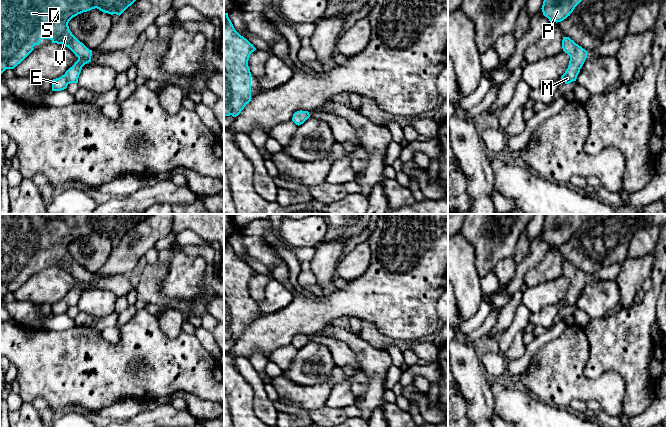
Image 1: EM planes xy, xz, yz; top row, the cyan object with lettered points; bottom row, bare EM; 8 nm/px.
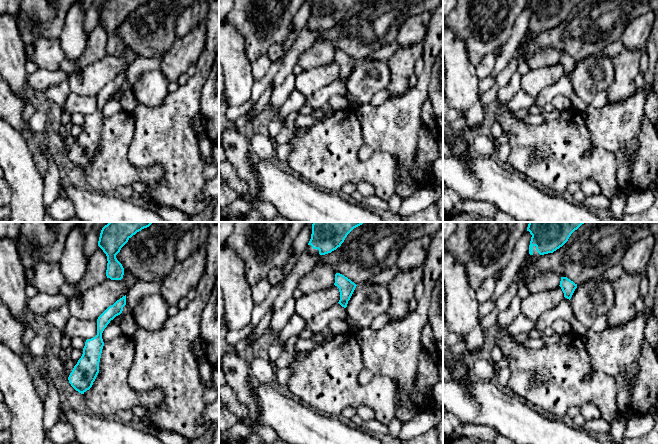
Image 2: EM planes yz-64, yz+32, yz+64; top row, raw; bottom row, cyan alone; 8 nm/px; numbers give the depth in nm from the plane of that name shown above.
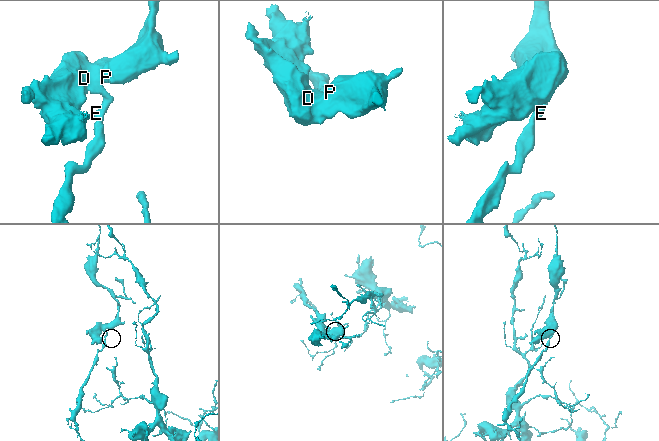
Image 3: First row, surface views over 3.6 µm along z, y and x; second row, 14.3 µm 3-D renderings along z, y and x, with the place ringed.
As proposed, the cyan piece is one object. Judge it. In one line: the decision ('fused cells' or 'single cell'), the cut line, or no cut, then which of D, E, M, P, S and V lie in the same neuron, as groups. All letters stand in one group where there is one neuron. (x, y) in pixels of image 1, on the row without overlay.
single cell; no cut; D E M P S V

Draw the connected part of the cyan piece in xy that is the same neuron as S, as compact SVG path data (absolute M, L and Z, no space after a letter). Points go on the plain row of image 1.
M0 214L0 297L14 293L42 263L50 263L52 267L65 269L78 281L64 299L52 304L52 315L61 315L70 307L78 307L82 291L91 286L92 274L72 258L69 245L78 238L95 232L120 240L150 215L152 214L58 214L53 219L46 219L41 214Z

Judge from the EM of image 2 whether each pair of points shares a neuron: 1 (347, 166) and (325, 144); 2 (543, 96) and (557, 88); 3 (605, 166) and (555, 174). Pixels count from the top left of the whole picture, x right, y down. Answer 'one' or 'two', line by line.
1: one
2: one
3: one

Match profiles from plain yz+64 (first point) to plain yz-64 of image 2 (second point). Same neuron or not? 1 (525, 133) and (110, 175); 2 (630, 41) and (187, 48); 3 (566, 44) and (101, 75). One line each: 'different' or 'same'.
1: same
2: different
3: different

